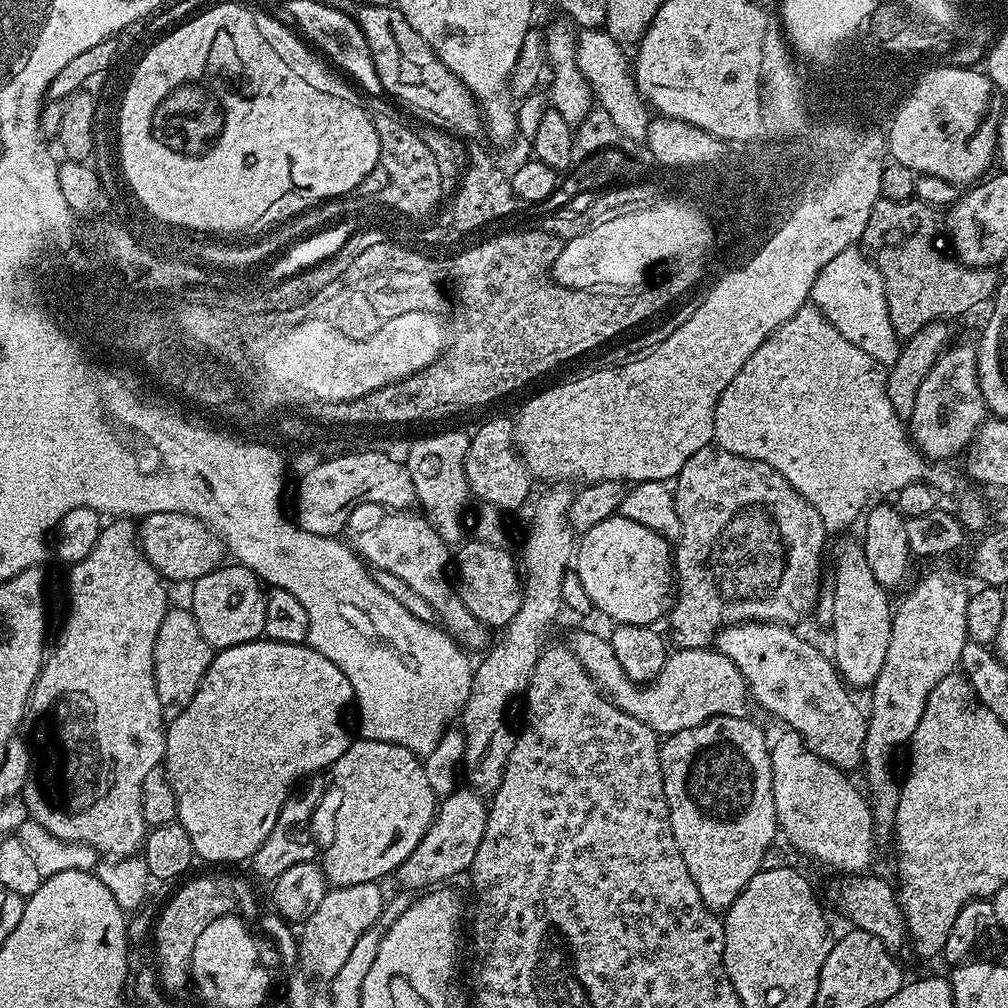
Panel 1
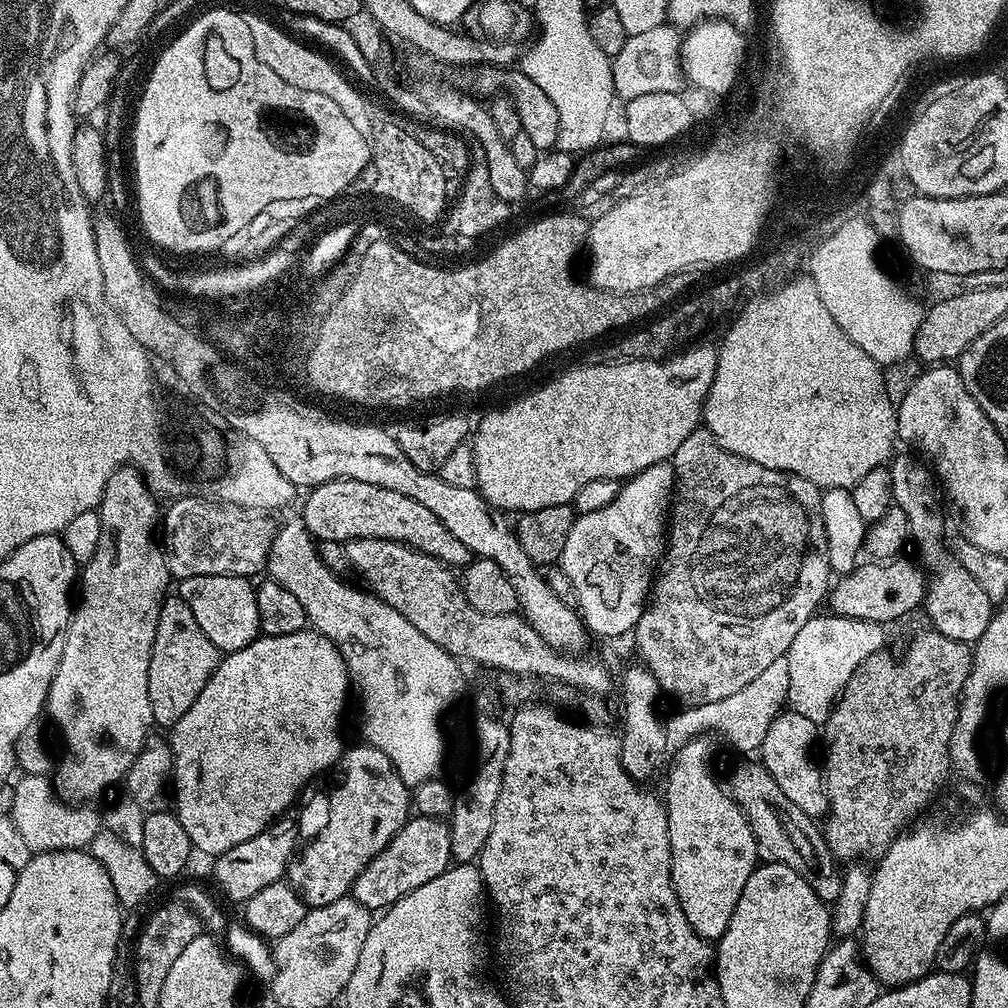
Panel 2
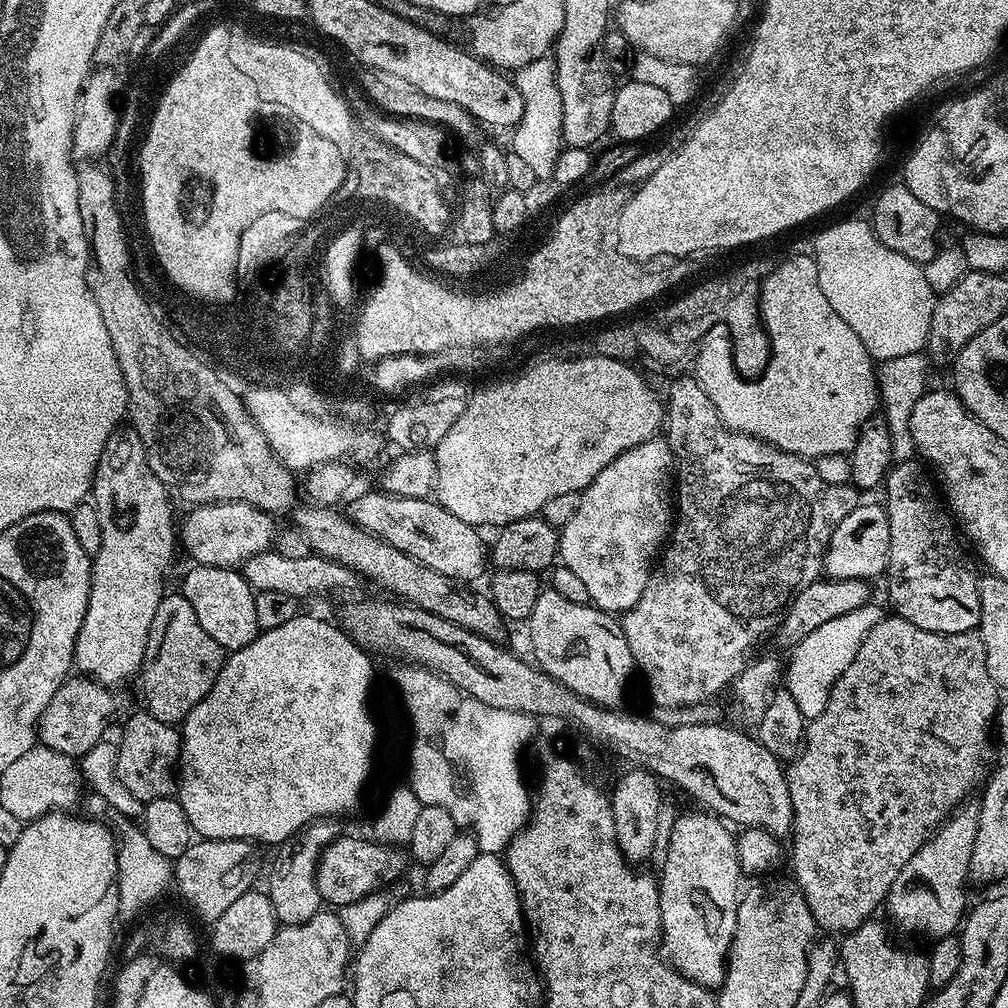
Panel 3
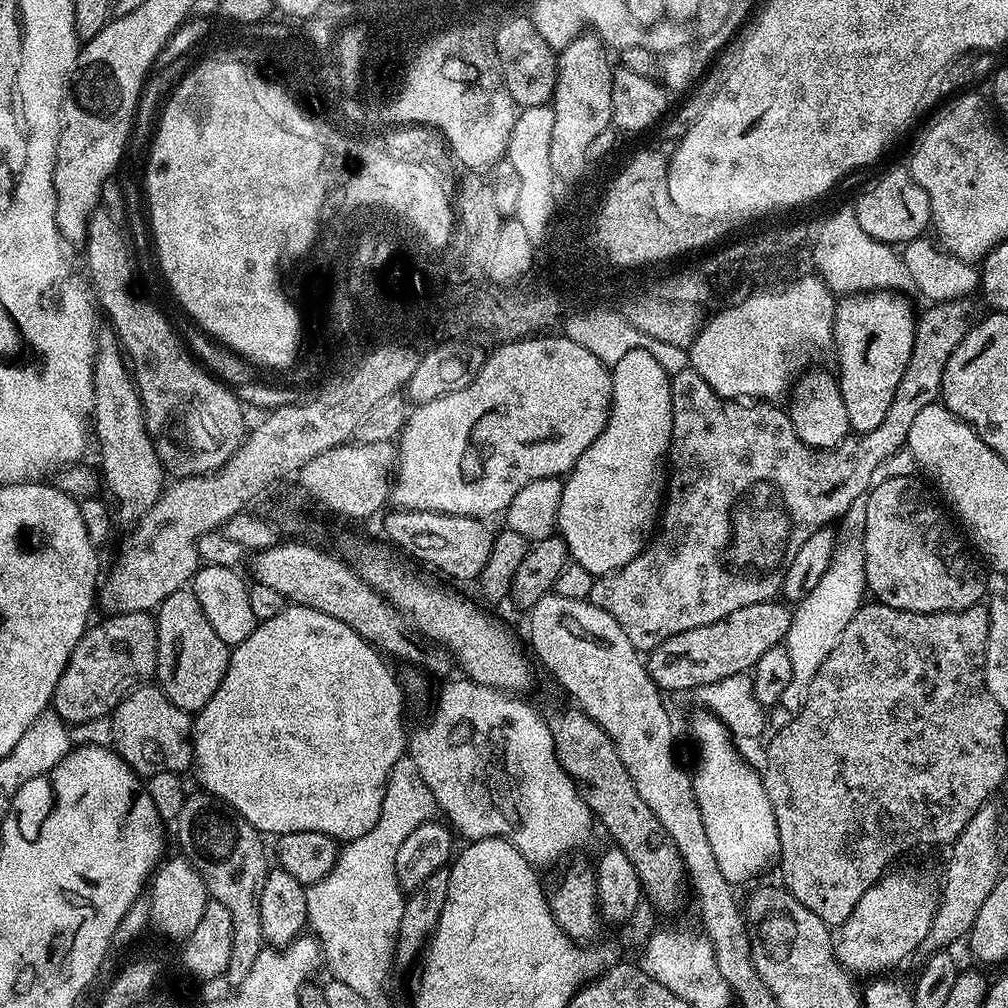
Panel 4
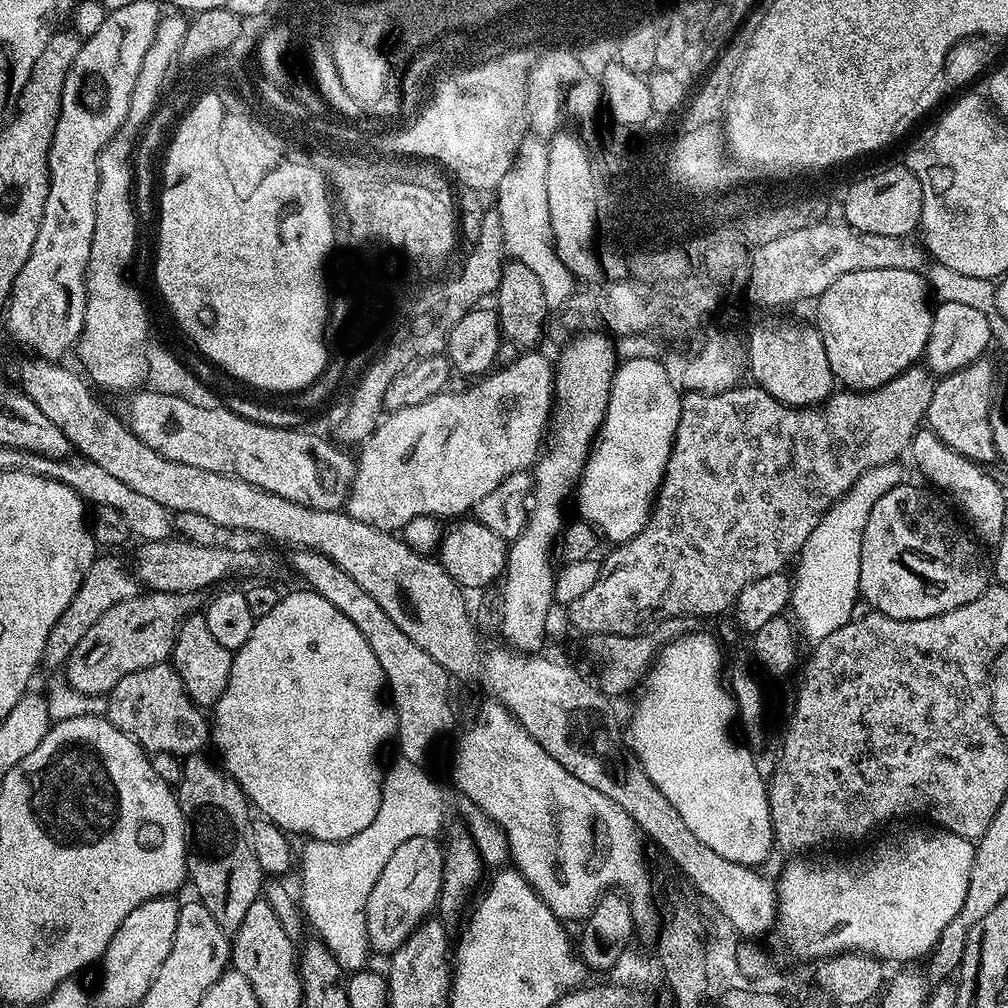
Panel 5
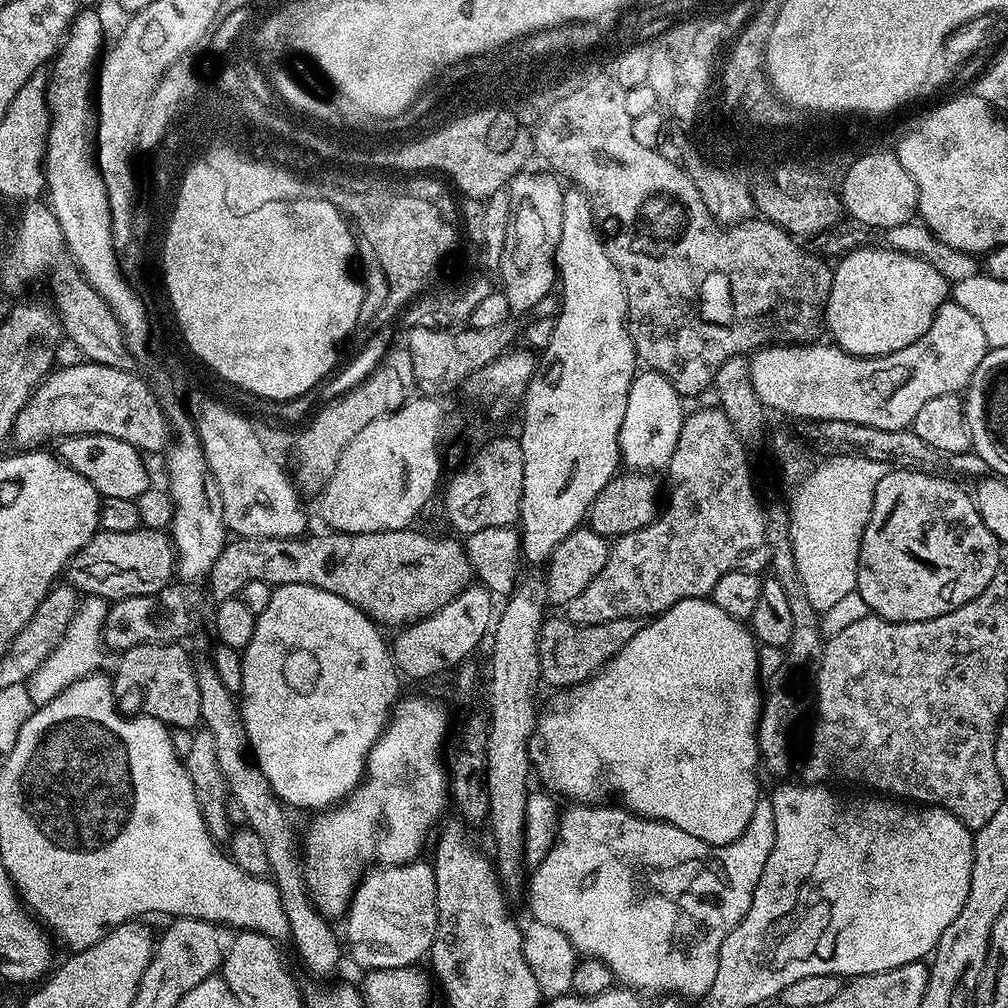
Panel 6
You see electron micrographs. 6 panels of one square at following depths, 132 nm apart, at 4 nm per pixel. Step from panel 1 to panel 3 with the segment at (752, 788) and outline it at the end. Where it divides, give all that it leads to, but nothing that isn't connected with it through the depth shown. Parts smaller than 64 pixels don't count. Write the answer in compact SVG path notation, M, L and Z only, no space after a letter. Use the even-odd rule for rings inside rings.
M696 810L700 812L684 812L672 824L672 829L667 829L666 840L668 836L668 849L664 852L664 869L658 872L658 883L660 885L660 934L662 937L662 952L669 964L676 971L681 972L686 978L690 978L694 983L701 984L703 988L709 990L719 989L724 983L724 970L728 959L728 951L732 945L734 938L734 930L736 929L736 905L738 897L741 895L740 876L742 877L742 869L740 859L738 858L738 850L736 849L736 836L733 829L721 817L707 811Z

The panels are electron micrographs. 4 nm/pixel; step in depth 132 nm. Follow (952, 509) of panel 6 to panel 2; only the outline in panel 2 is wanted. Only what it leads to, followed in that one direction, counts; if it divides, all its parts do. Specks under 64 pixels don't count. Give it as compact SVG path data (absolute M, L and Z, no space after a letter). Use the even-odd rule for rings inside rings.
M897 455L890 464L890 471L892 473L892 499L895 507L901 508L906 512L908 535L911 543L913 545L916 543L916 548L920 551L921 557L919 556L919 559L922 561L923 567L930 570L930 572L932 568L933 574L936 575L933 580L931 577L930 583L927 585L924 593L922 612L928 615L928 620L932 623L929 625L935 631L942 633L946 638L957 640L969 646L975 645L976 640L982 638L986 626L992 620L994 611L992 600L986 598L986 590L982 590L982 586L978 586L978 582L974 582L970 570L962 567L955 556L946 551L946 540L944 544L944 516L940 513L940 500L942 504L942 496L938 491L938 480L934 475L933 469L923 459L917 458L915 455L912 455L913 457L899 456Z

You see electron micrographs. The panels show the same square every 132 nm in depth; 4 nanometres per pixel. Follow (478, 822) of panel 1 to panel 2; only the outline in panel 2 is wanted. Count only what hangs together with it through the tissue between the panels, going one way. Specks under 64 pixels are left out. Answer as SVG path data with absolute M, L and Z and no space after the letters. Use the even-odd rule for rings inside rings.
M411 817L402 830L355 878L350 893L351 899L357 900L369 910L386 910L411 890L416 890L436 876L440 876L451 862L452 851L447 823L437 817Z

